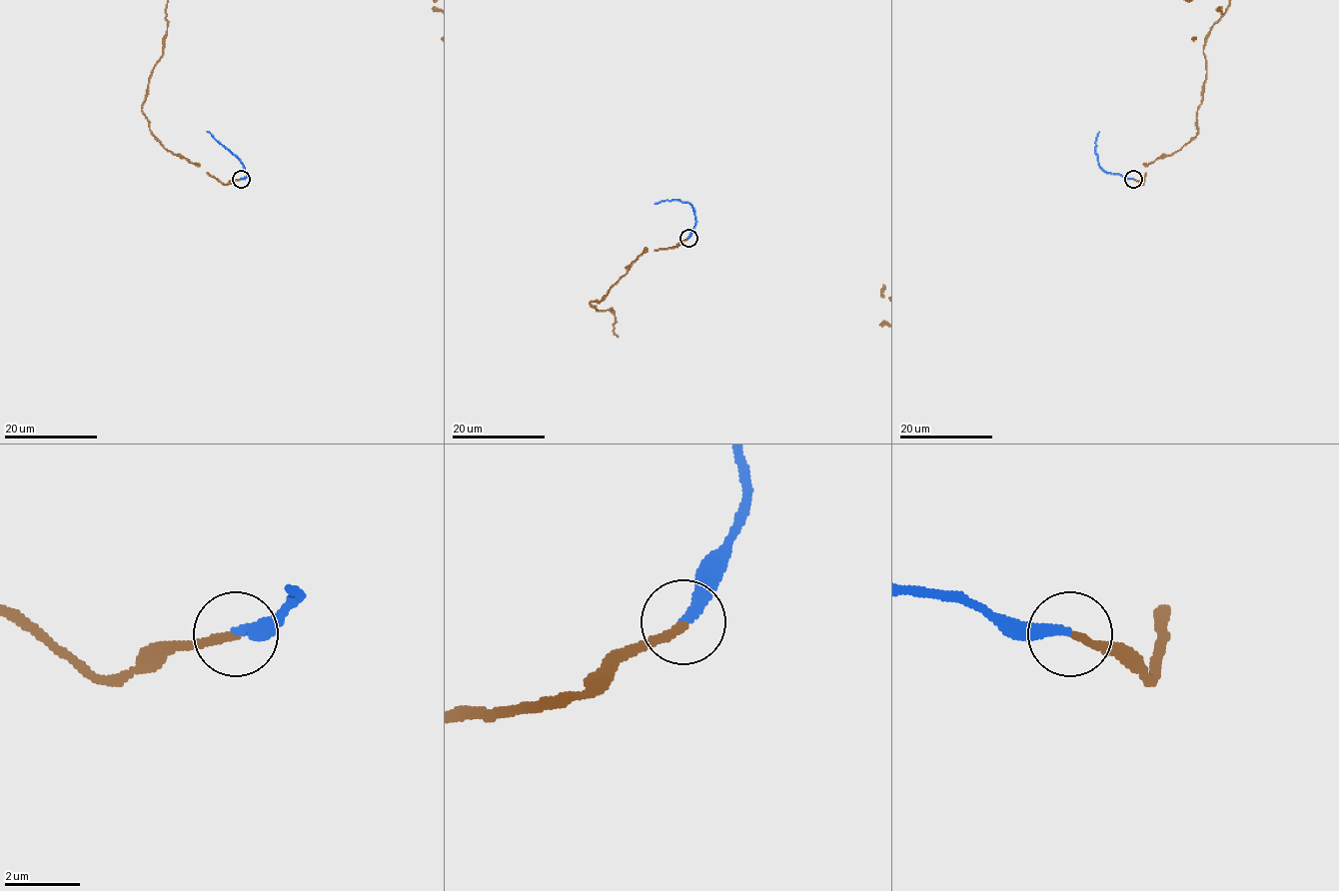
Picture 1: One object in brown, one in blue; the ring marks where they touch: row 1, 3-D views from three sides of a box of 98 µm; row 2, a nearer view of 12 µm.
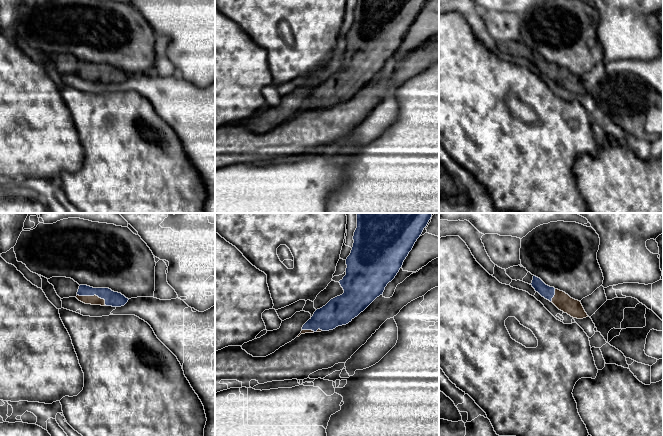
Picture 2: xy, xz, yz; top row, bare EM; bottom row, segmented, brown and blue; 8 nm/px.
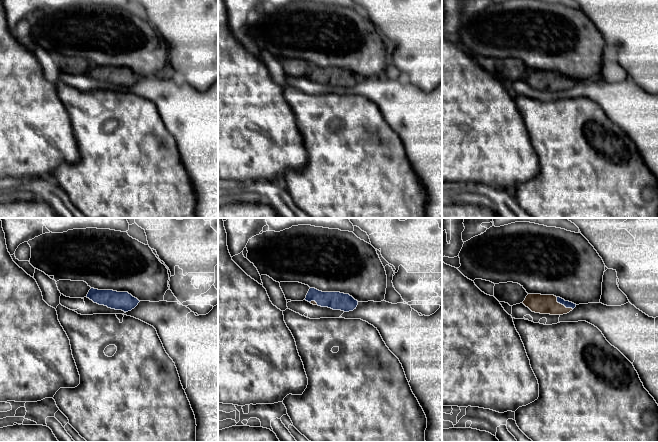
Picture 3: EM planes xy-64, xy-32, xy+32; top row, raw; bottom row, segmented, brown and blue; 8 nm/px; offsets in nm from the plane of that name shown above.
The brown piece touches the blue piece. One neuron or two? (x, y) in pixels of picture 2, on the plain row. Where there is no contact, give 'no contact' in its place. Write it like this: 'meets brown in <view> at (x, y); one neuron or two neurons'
meets brown in xy at (94, 71); one neuron

